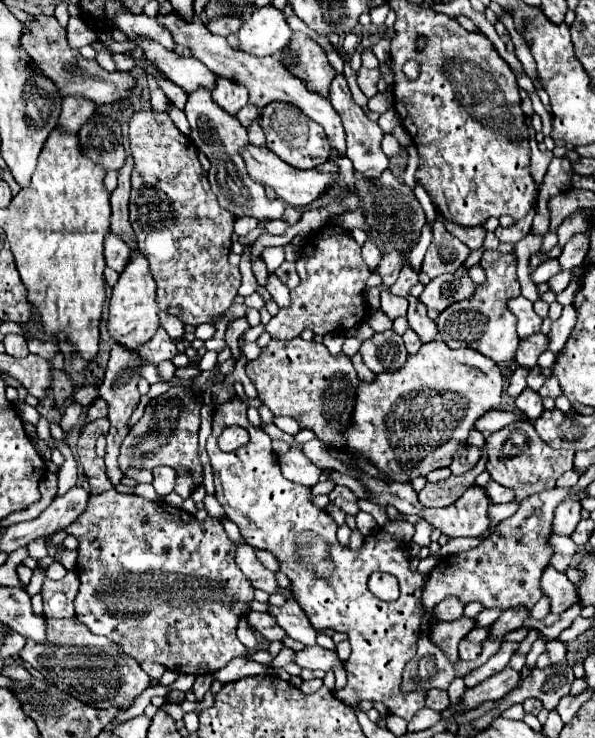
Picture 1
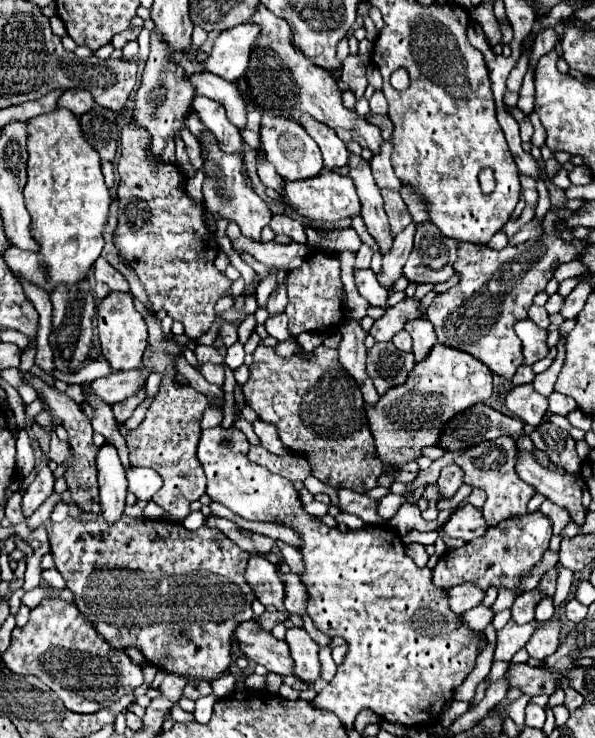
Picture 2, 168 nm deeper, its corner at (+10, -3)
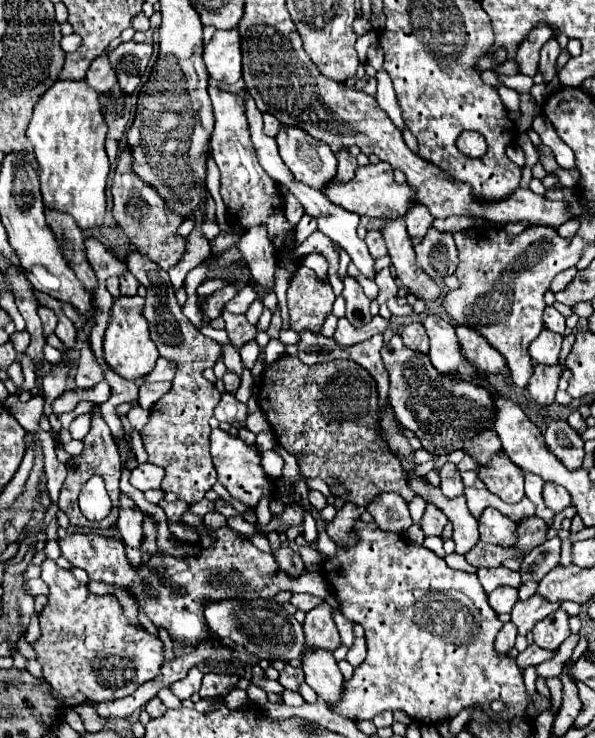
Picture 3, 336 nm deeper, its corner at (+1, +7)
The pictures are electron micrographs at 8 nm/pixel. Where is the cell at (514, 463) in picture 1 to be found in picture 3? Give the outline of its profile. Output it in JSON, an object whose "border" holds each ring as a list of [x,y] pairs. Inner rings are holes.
{"border":[[[505,452],[495,456],[491,460],[489,468],[481,468],[479,478],[485,482],[489,492],[497,494],[507,504],[517,504],[525,496],[525,492],[523,492],[523,474],[507,458]]]}

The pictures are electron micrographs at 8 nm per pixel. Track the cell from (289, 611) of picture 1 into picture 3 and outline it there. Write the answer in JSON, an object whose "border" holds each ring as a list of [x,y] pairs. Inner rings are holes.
{"border":[[[315,650],[303,656],[305,682],[315,690],[315,694],[327,704],[339,702],[343,696],[343,674],[337,668],[337,662],[331,652]]]}

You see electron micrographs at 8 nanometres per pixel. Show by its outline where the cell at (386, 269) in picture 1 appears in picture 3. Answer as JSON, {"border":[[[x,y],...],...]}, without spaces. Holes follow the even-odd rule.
{"border":[[[415,204],[411,208],[411,212],[405,216],[405,222],[407,222],[407,232],[409,236],[425,236],[427,230],[431,228],[431,212],[427,210],[427,206],[421,206],[421,204]]]}

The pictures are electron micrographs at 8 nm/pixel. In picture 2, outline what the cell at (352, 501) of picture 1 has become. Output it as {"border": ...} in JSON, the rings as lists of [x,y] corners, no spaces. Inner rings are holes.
{"border":[[[348,488],[338,490],[338,508],[340,508],[340,512],[354,514],[354,516],[362,518],[366,524],[384,524],[384,520],[376,514],[376,506],[378,504],[372,498],[368,498],[366,494],[350,492]]]}

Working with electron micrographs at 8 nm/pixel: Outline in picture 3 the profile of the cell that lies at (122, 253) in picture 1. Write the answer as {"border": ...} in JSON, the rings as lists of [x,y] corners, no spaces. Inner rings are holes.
{"border":[[[131,272],[119,276],[119,280],[121,280],[121,296],[135,296],[137,294],[139,282],[137,282],[137,278]]]}

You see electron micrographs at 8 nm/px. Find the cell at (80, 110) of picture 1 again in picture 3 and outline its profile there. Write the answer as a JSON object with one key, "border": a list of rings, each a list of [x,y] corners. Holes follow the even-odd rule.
{"border":[[[101,54],[99,58],[95,58],[91,62],[91,68],[85,76],[87,84],[91,88],[95,88],[97,92],[107,92],[111,90],[111,86],[117,82],[117,76],[115,76],[115,70],[113,66],[109,64],[109,56],[107,54]]]}

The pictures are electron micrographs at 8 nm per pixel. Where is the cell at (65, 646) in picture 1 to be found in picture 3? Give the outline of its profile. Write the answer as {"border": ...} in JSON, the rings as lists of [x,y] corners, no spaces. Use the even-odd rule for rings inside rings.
{"border":[[[45,560],[41,564],[41,578],[49,584],[51,594],[49,602],[43,608],[41,620],[41,638],[33,644],[37,652],[37,662],[43,666],[45,680],[63,696],[73,696],[75,692],[83,692],[91,702],[113,702],[133,694],[141,684],[157,678],[161,674],[163,658],[163,642],[157,634],[149,634],[141,626],[133,626],[131,620],[125,618],[123,608],[115,596],[97,596],[87,590],[83,582],[79,582],[69,570],[59,568],[53,560]]]}

